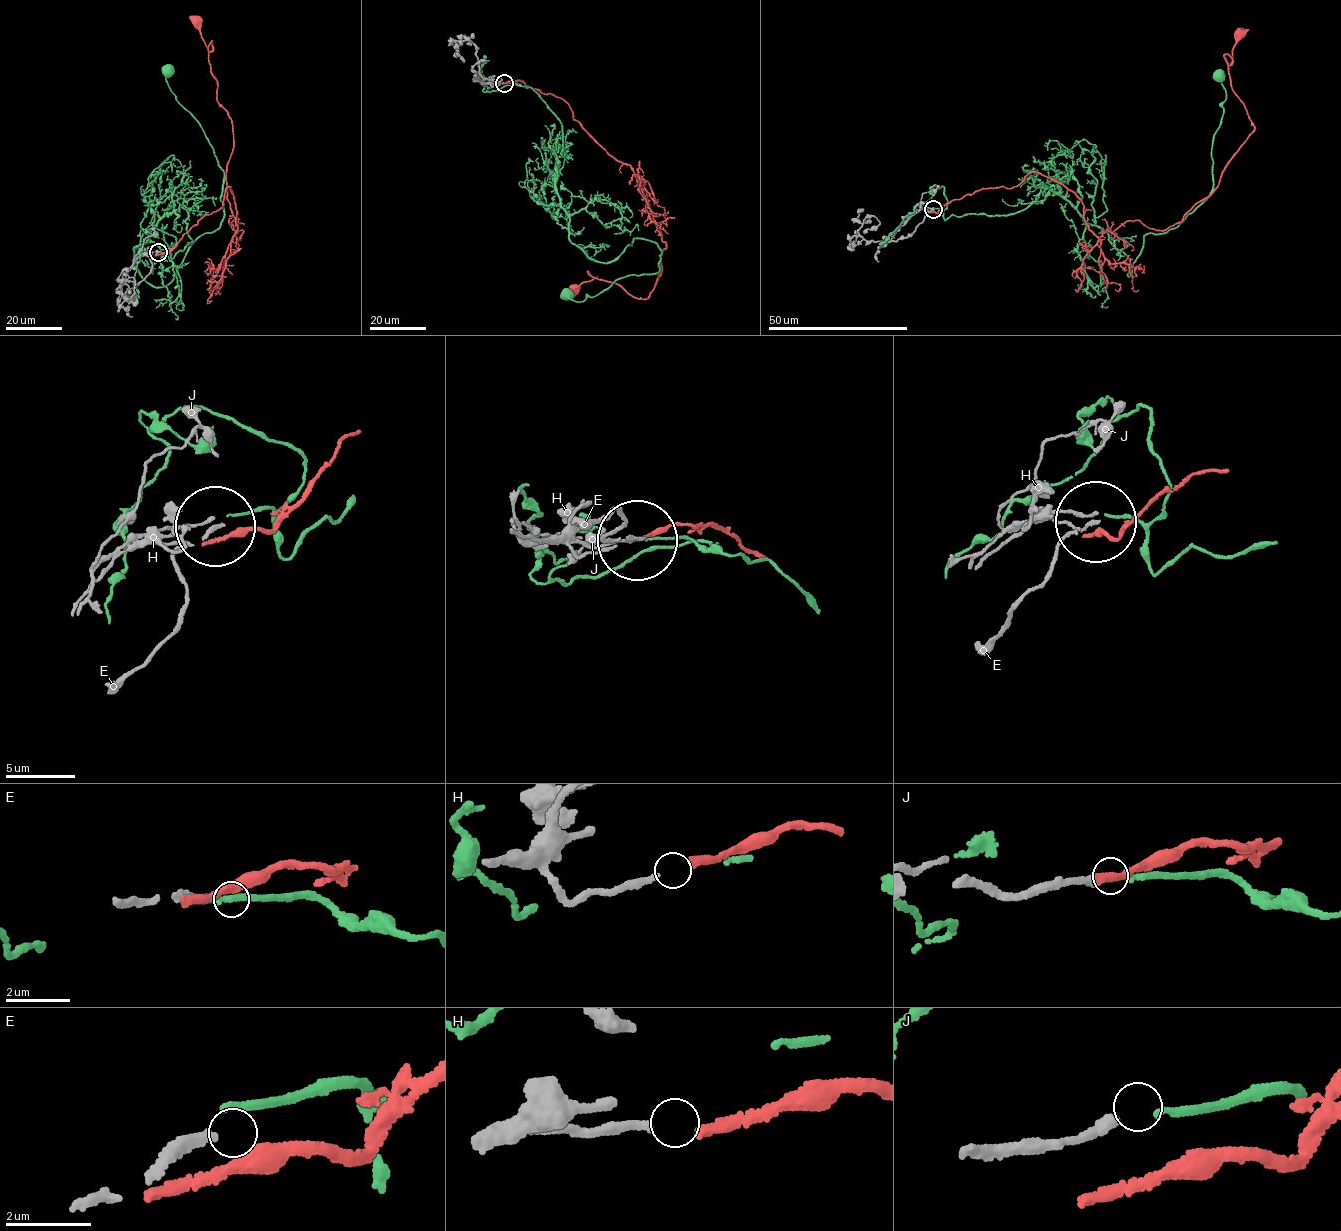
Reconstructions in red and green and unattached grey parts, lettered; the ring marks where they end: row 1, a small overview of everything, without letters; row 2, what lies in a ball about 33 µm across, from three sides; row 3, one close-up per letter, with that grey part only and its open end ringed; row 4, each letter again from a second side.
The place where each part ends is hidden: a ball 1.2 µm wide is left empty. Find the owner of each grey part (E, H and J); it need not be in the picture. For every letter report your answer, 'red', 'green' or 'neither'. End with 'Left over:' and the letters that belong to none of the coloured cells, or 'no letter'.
E: neither
H: neither
J: neither
Left over: E, H, J

